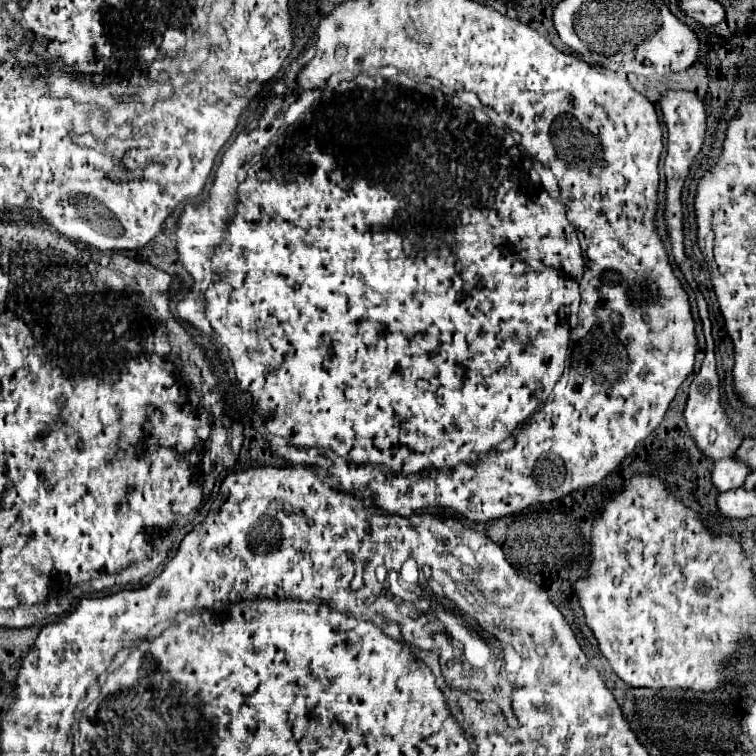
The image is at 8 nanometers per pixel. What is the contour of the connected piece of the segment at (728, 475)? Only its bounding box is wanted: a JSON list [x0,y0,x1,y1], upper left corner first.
[713,456,751,492]

